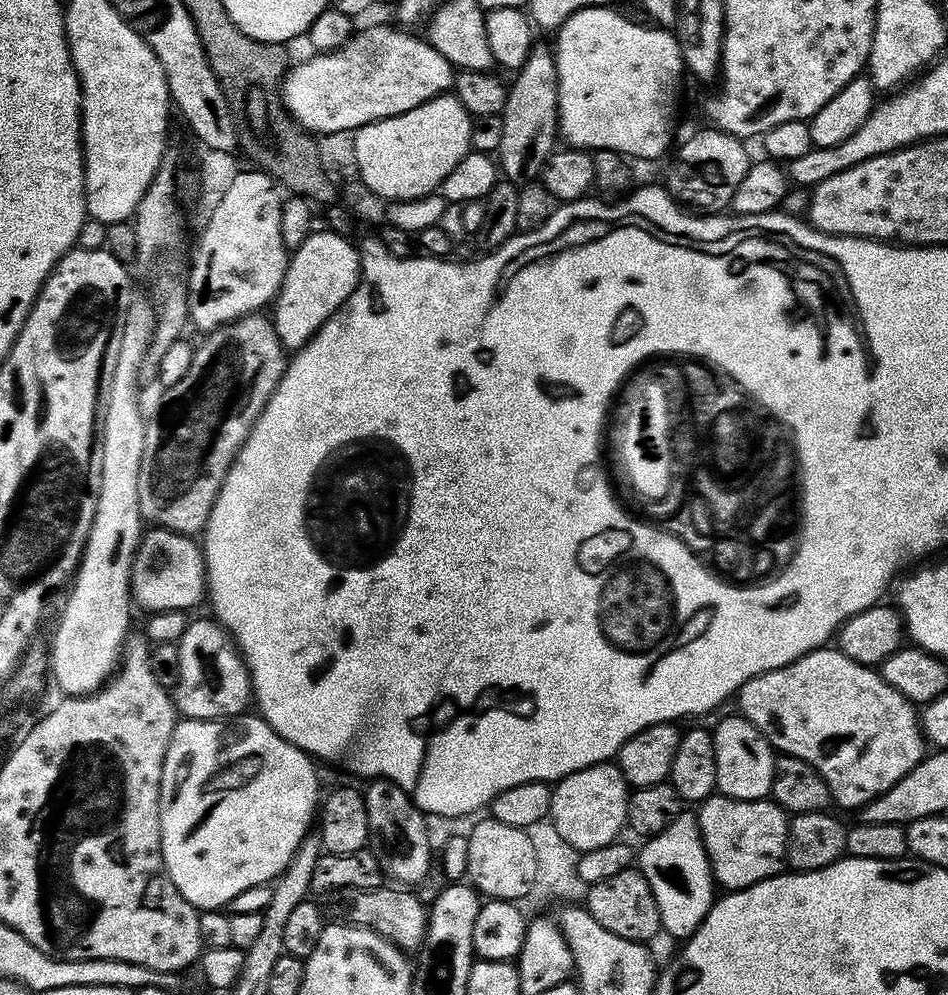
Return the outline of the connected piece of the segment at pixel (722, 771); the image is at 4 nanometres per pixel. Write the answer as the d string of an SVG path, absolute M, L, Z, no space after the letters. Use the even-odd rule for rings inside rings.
M743 715L726 718L714 731L716 761L718 762L717 789L735 800L763 800L772 791L776 756L768 739Z

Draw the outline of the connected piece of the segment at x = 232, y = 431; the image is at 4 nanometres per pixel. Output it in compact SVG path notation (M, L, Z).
M267 315L239 316L236 320L223 324L221 328L212 329L203 339L201 344L195 345L194 362L190 362L186 378L163 389L164 397L161 398L156 413L147 417L142 466L138 474L138 506L141 517L149 525L169 528L171 532L191 537L203 533L207 526L208 515L220 493L222 482L256 425L266 402L274 394L286 367L286 349L280 343L276 328Z

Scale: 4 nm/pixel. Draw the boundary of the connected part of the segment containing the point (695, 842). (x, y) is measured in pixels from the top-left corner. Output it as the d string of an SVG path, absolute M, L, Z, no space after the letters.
M688 810L681 811L679 818L670 822L666 830L662 830L657 836L647 837L643 841L644 849L638 852L638 870L646 878L650 890L654 894L654 902L658 906L660 915L660 926L665 933L669 932L672 936L687 938L700 927L709 910L714 903L712 888L712 867L708 861L708 855L704 849L704 843L700 837L700 823L697 822L695 815Z

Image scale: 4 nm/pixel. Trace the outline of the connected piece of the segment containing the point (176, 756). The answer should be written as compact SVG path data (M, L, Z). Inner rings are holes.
M251 714L241 715L239 718L231 720L185 720L181 719L176 725L174 734L170 738L170 746L166 750L166 758L162 766L162 782L160 783L160 821L162 822L162 858L164 859L164 868L168 872L170 882L174 882L174 886L178 890L178 894L182 894L182 898L186 898L186 902L190 902L197 910L220 910L228 906L232 898L238 897L238 894L244 890L250 890L251 887L267 885L269 882L275 881L281 872L286 870L286 866L290 862L290 858L294 858L294 850L298 850L298 846L302 842L302 838L308 835L314 824L314 817L318 812L318 801L321 799L320 784L316 781L316 768L313 757L303 752L298 746L294 746L290 742L286 742L286 738L282 738L277 732L269 726L266 721L261 720L259 715Z

